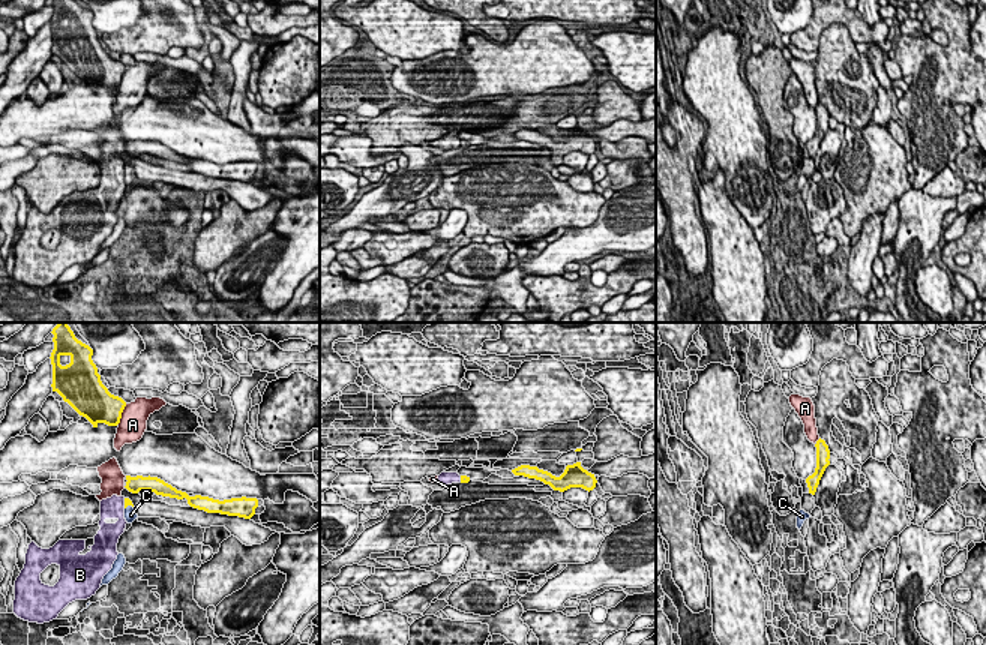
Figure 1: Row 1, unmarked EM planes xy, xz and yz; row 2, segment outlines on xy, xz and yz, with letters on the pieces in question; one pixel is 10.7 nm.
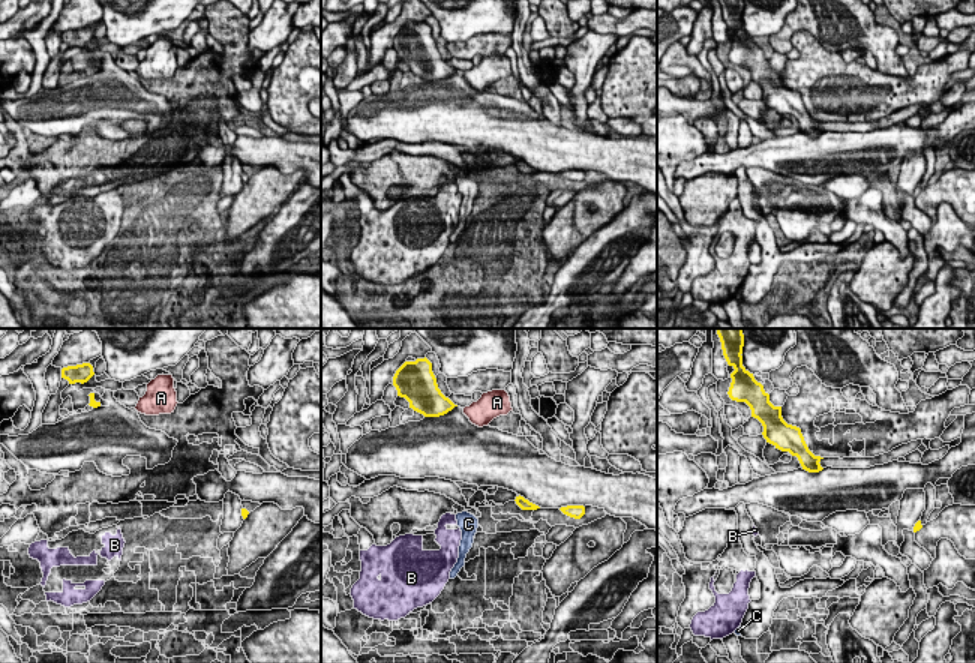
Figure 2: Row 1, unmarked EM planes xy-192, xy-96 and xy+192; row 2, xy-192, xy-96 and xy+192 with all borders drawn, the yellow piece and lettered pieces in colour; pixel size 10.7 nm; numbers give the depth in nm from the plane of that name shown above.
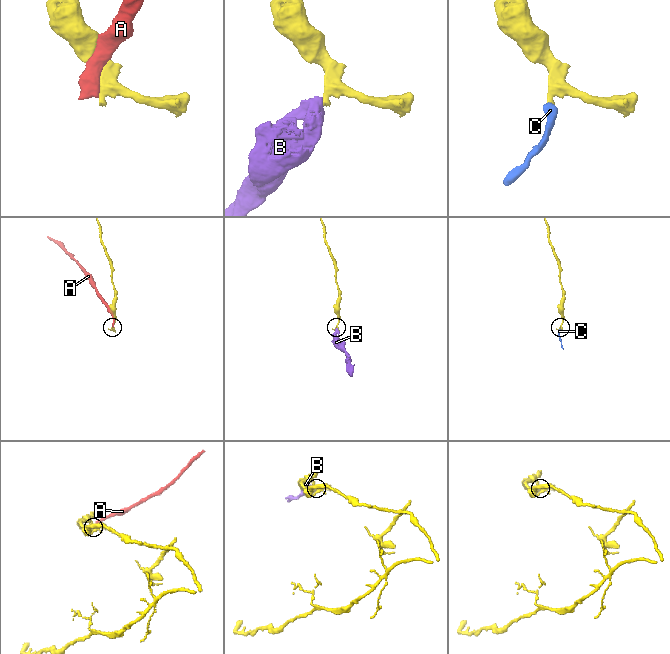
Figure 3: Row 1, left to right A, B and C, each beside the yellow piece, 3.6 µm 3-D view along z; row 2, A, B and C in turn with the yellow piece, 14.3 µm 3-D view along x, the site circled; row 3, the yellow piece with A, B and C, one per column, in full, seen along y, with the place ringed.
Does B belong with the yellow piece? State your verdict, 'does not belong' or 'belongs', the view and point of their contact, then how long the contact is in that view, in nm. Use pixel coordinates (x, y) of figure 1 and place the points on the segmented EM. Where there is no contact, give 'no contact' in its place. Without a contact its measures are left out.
does not belong | xy (125, 503) | 110 nm

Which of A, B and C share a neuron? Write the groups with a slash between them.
A B / C

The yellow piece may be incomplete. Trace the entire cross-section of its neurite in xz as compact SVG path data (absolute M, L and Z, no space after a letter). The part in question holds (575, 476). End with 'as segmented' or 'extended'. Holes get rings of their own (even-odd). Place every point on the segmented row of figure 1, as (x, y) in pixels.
M581 462L567 465L564 472L560 477L552 476L548 471L539 470L537 466L521 465L512 470L515 476L524 476L528 478L536 478L549 484L554 490L564 492L570 488L582 488L585 490L593 490L596 488L594 474L588 472L581 466Z | as segmented

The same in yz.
M818 440L816 444L816 468L812 476L806 478L809 494L815 495L816 488L819 484L819 480L825 471L825 468L830 465L830 450L824 440Z | as segmented

